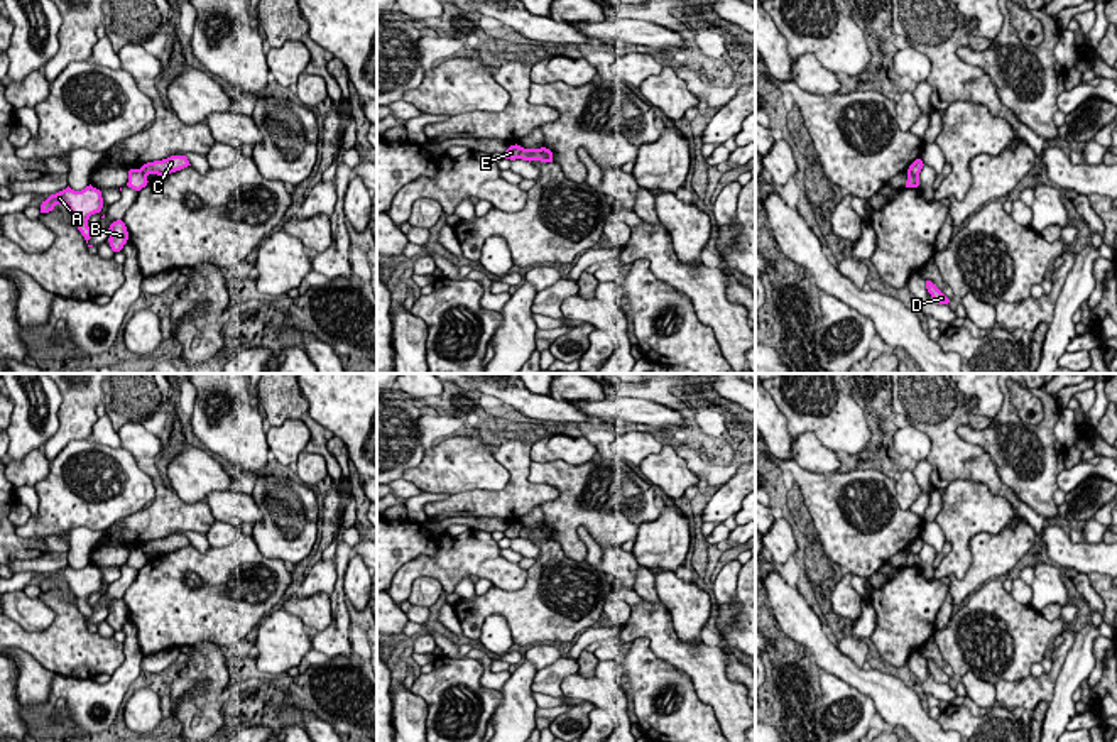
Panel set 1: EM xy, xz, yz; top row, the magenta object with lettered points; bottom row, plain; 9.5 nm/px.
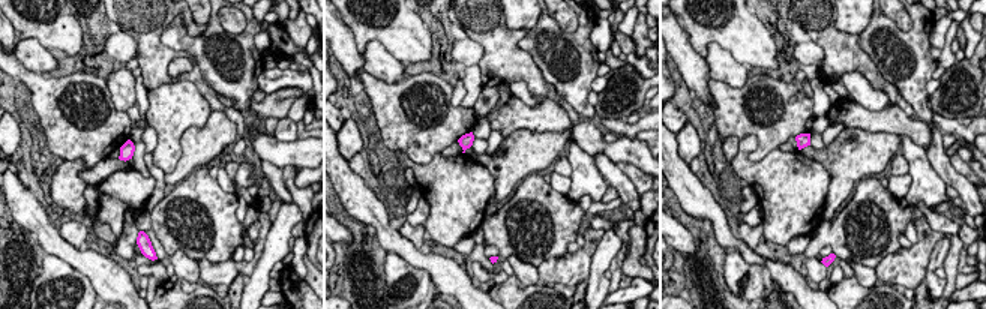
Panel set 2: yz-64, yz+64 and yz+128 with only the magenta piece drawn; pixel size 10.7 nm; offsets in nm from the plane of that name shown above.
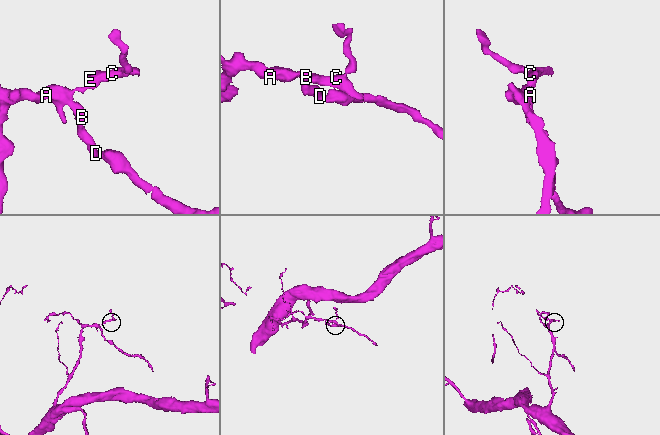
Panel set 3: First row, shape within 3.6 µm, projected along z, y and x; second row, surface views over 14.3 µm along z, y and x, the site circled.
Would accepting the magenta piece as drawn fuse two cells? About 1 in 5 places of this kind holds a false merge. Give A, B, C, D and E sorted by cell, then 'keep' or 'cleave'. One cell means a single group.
A B D E / C | cleave

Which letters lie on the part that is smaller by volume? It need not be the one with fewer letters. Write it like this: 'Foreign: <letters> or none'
Foreign: C

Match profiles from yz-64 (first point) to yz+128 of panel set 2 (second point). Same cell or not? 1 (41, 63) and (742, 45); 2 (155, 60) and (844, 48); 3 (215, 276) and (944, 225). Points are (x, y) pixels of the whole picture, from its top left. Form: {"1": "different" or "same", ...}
{"1": "different", "2": "same", "3": "different"}

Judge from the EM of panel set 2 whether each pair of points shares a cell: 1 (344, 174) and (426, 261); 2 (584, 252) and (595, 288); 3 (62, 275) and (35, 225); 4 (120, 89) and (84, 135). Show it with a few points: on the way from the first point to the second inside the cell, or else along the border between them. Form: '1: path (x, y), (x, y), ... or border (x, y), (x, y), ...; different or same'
1: path (357, 198), (402, 246); same
2: border (602, 236), (592, 257), (590, 272), (586, 279); different
3: border (41, 252), (62, 258), (81, 273); different
4: border (104, 78), (113, 105), (126, 113); different

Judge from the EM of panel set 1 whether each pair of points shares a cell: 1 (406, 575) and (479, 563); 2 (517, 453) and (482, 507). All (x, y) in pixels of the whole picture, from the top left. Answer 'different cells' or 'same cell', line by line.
1: same cell
2: same cell

